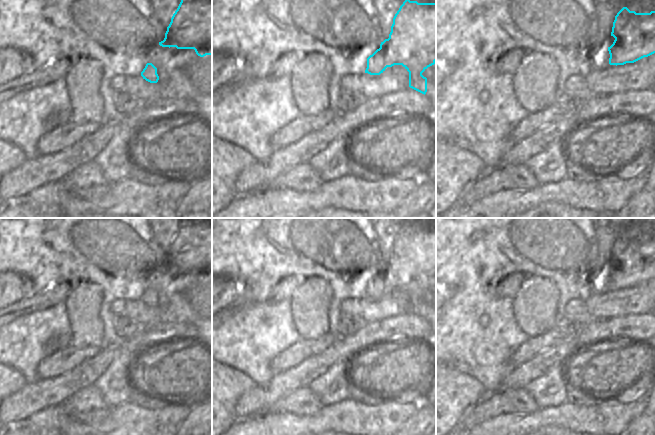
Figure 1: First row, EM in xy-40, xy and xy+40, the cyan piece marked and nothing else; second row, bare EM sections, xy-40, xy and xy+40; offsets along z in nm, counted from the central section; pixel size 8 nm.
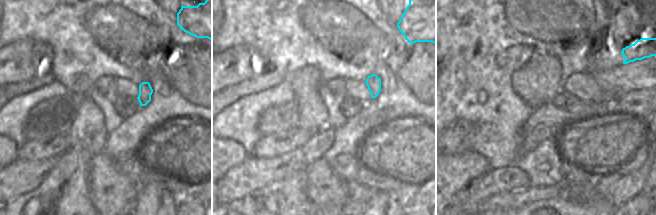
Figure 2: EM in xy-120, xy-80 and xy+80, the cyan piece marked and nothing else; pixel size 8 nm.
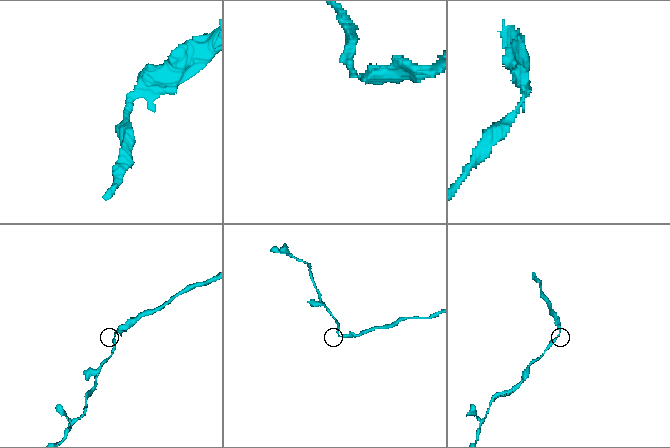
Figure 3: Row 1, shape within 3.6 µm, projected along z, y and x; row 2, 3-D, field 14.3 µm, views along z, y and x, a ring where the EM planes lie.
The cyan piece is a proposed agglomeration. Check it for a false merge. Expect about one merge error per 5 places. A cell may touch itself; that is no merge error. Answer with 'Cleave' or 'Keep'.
Cleave

